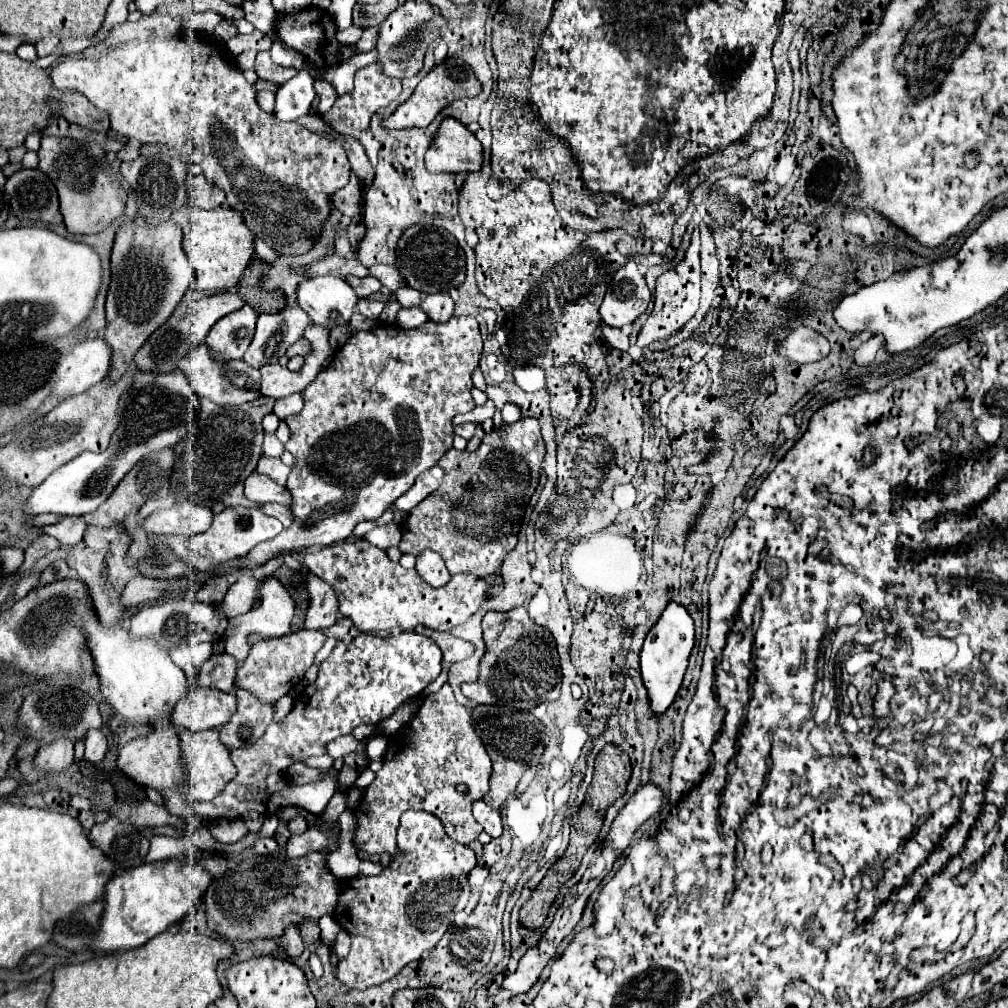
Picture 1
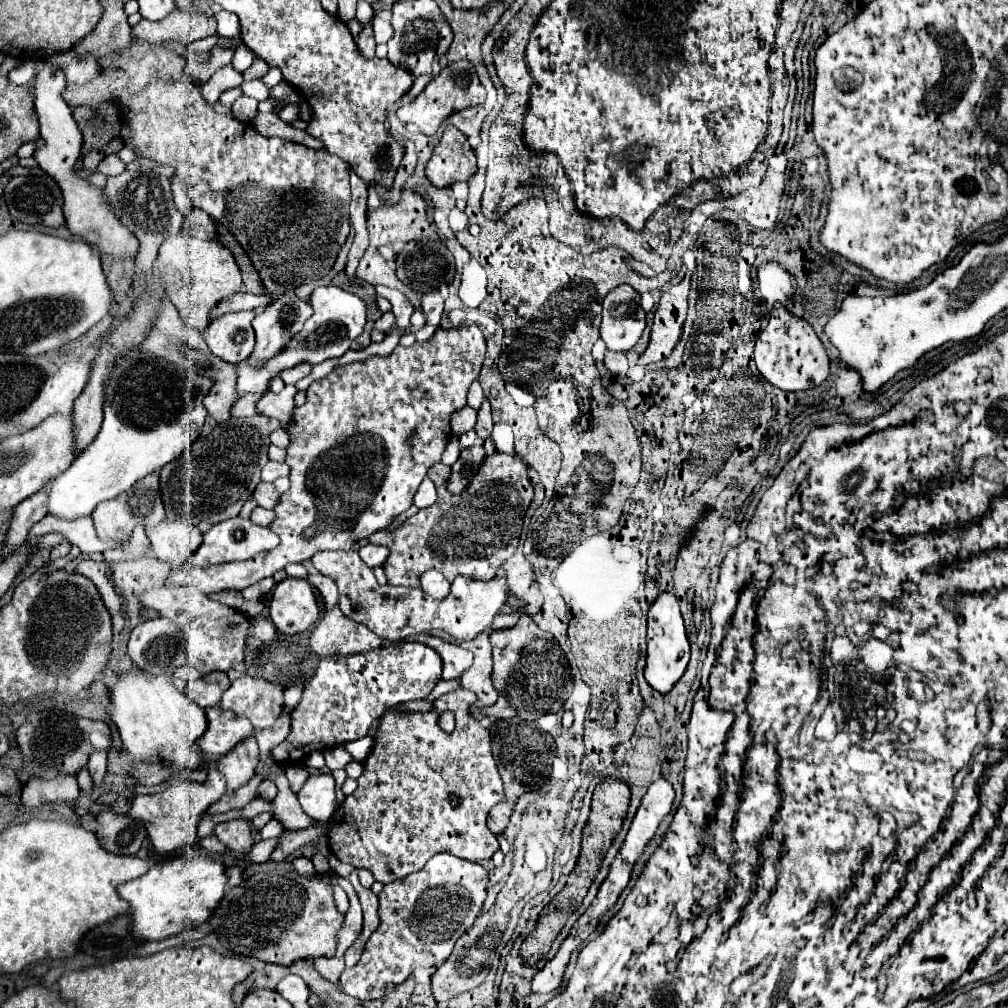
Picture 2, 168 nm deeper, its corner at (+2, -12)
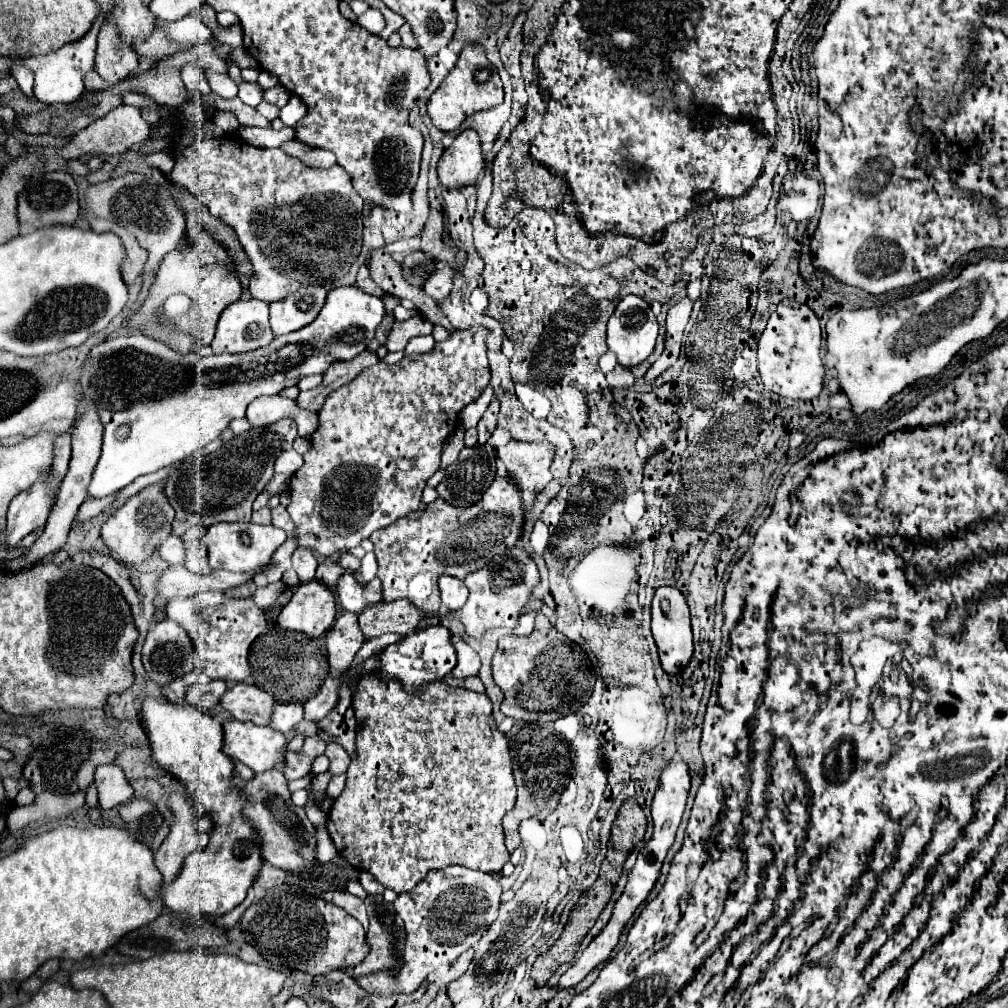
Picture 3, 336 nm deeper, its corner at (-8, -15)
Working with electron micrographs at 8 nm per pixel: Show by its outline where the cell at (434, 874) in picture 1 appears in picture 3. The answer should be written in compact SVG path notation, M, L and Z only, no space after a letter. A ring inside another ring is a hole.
M450 866L430 872L414 890L402 892L394 900L394 908L406 924L406 952L402 970L368 974L364 978L356 978L356 982L368 992L384 996L394 992L414 992L430 972L444 964L456 962L462 952L472 948L482 938L488 926L498 918L500 894L502 888L498 880L478 870Z

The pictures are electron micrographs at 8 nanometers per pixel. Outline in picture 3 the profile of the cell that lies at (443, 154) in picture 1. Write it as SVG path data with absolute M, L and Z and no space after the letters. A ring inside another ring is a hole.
M462 130L438 160L438 180L446 188L476 184L484 172L480 138L474 130Z

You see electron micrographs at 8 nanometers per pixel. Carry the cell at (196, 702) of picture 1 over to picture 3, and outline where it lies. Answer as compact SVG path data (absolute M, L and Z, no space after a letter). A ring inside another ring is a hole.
M238 720L224 722L224 752L232 760L244 762L256 774L282 766L286 744L288 738L270 726Z

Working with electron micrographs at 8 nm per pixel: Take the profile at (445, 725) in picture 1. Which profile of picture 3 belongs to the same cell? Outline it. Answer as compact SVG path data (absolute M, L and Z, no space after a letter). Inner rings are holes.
M362 676L360 684L356 684L356 696L352 696L352 708L356 714L356 720L364 724L360 732L356 732L356 758L348 766L348 780L344 792L334 800L330 808L330 818L326 822L328 834L334 840L334 846L338 854L348 860L354 868L370 872L384 888L390 888L394 892L406 892L412 890L420 880L424 880L424 874L430 870L440 870L448 866L466 866L480 872L500 872L502 866L510 860L510 854L504 846L504 834L502 834L502 818L508 810L514 808L516 802L516 784L512 774L512 762L508 752L508 742L504 734L498 730L494 716L492 716L492 702L486 694L470 692L464 688L448 688L444 680L440 684L432 684L432 688L424 688L424 696L412 696L410 692L404 692L400 688L398 680L380 680L380 676Z

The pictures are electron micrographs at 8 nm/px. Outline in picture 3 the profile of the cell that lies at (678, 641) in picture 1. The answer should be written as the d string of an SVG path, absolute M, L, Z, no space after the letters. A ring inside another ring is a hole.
M660 586L654 592L654 600L652 600L652 636L654 636L656 646L658 646L662 668L670 676L678 674L690 662L694 646L692 646L692 628L690 628L688 604L686 604L682 592L674 586Z

